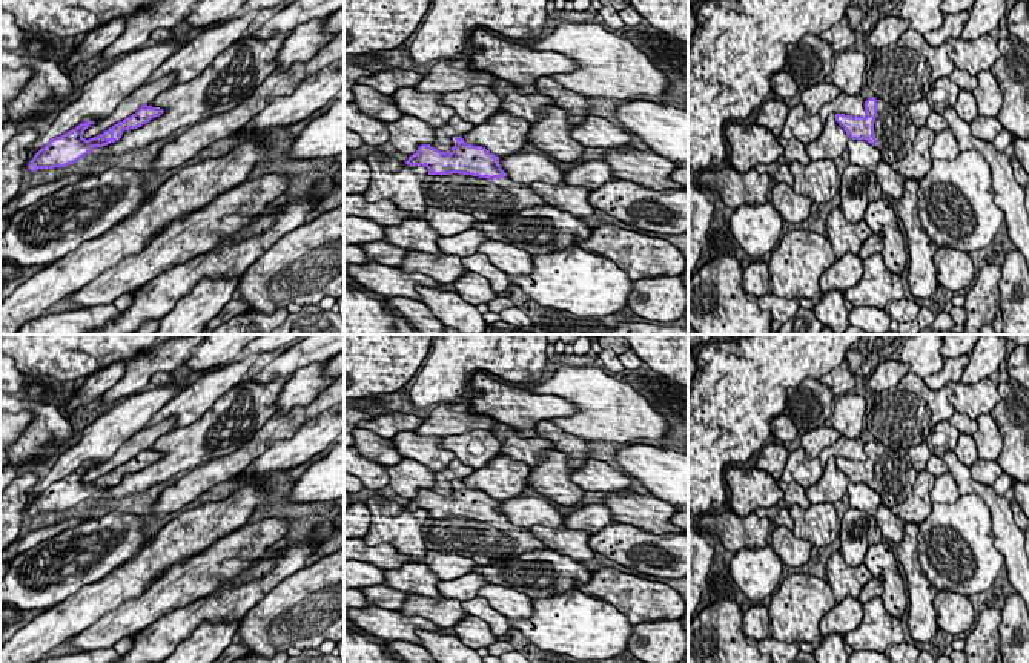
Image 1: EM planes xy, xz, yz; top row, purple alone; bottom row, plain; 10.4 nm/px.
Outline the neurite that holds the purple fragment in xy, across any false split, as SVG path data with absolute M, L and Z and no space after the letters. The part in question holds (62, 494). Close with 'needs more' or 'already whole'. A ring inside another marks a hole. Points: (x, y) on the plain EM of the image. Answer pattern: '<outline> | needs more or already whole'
M143 448L131 460L89 483L86 483L83 477L91 468L95 467L88 463L78 468L75 473L52 482L34 499L28 508L28 513L31 516L35 516L38 513L66 511L69 508L74 508L80 502L91 497L94 491L103 491L118 485L124 474L138 473L143 468L149 467L152 462L160 460L163 456L164 454L160 451Z | already whole

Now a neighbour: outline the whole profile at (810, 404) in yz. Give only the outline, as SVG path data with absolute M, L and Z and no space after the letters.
M805 378L797 387L788 388L783 414L788 416L797 430L805 431L825 427L832 416L832 390L819 379Z

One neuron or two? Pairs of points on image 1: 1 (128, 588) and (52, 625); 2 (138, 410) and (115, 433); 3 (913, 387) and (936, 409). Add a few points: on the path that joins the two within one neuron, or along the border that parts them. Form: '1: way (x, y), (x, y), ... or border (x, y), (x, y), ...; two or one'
1: way (109, 593), (71, 616); one
2: way (132, 416), (122, 427); one
3: way (919, 390), (934, 402); one

